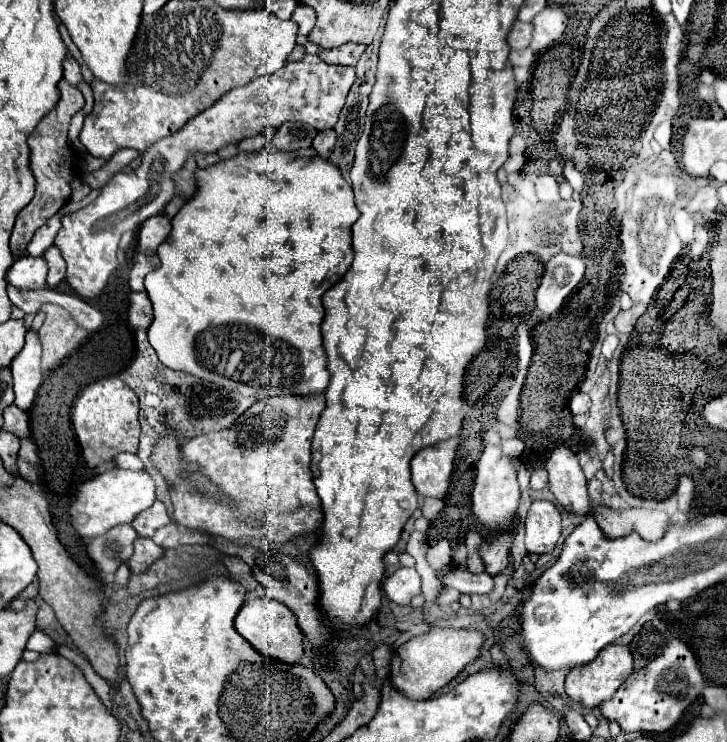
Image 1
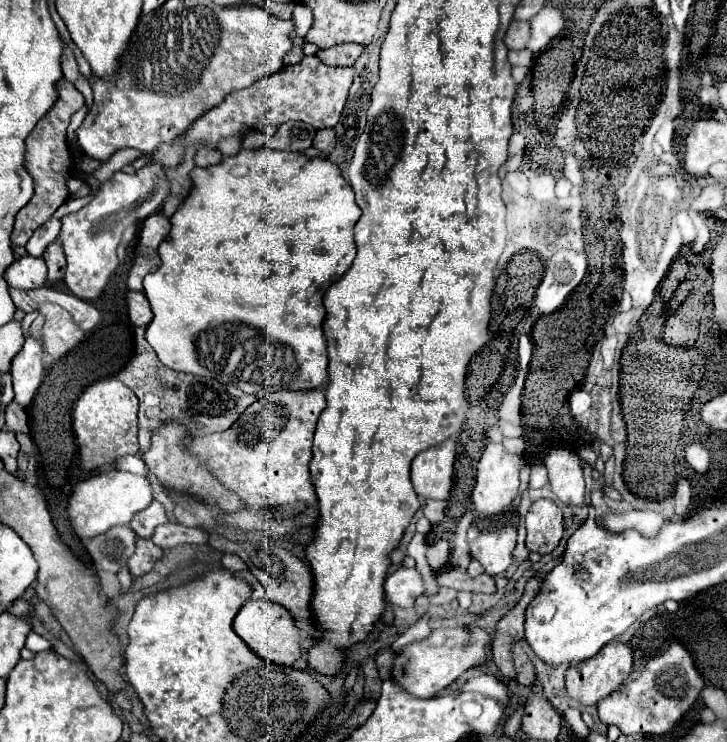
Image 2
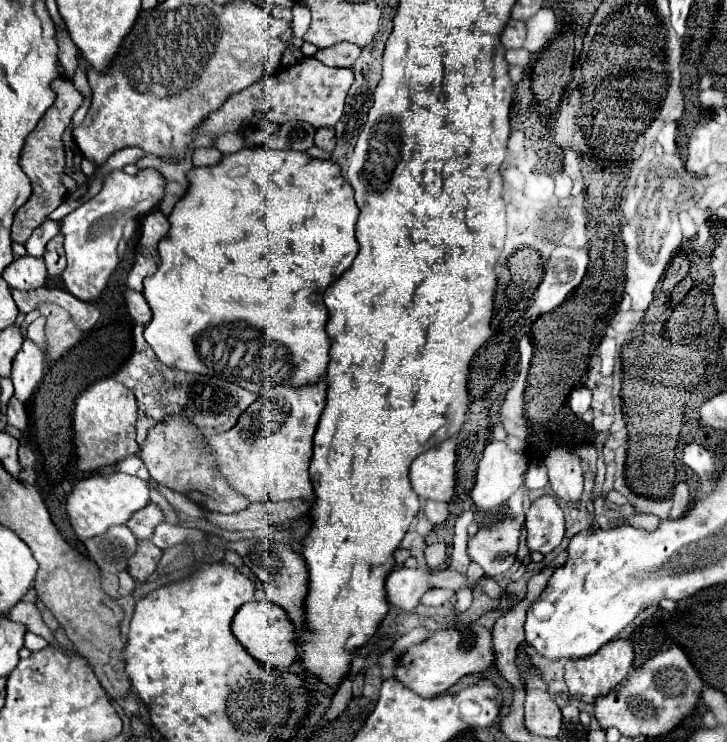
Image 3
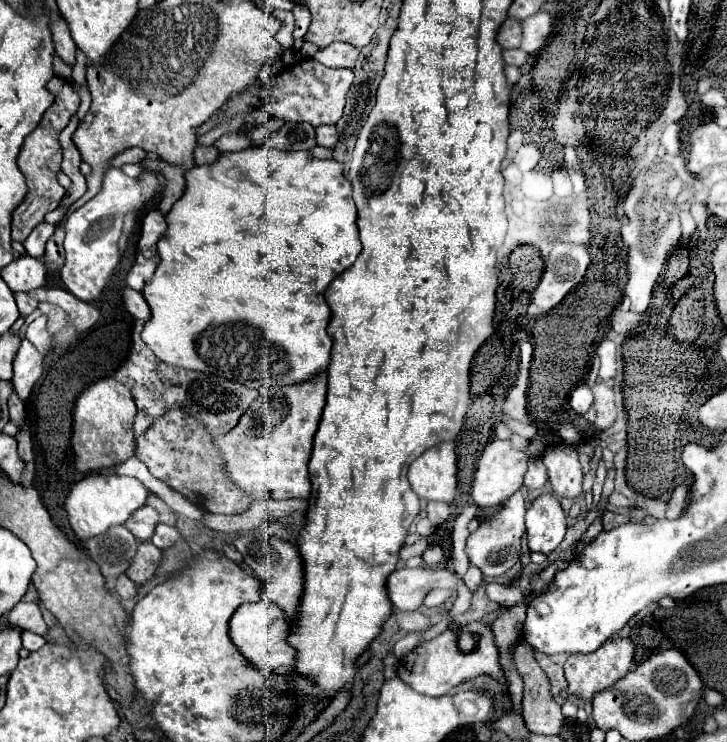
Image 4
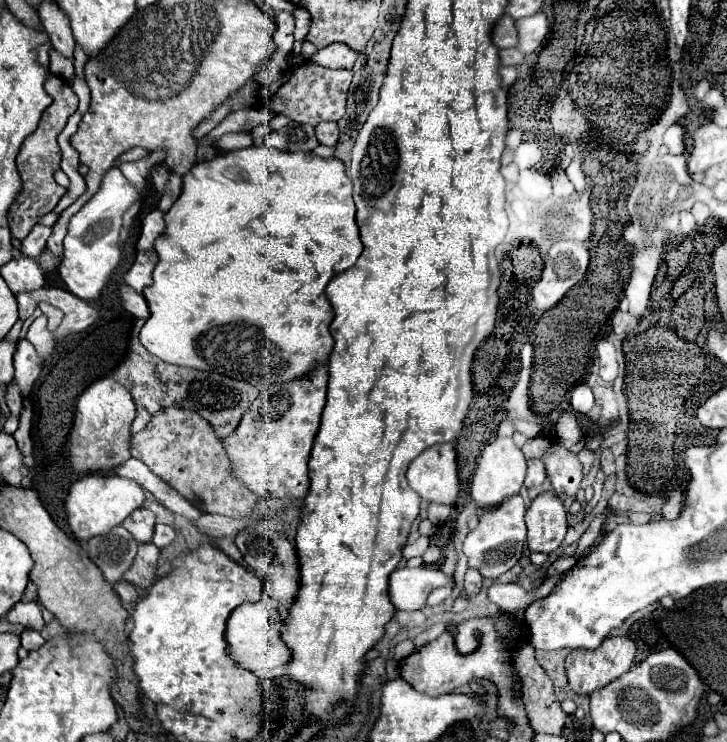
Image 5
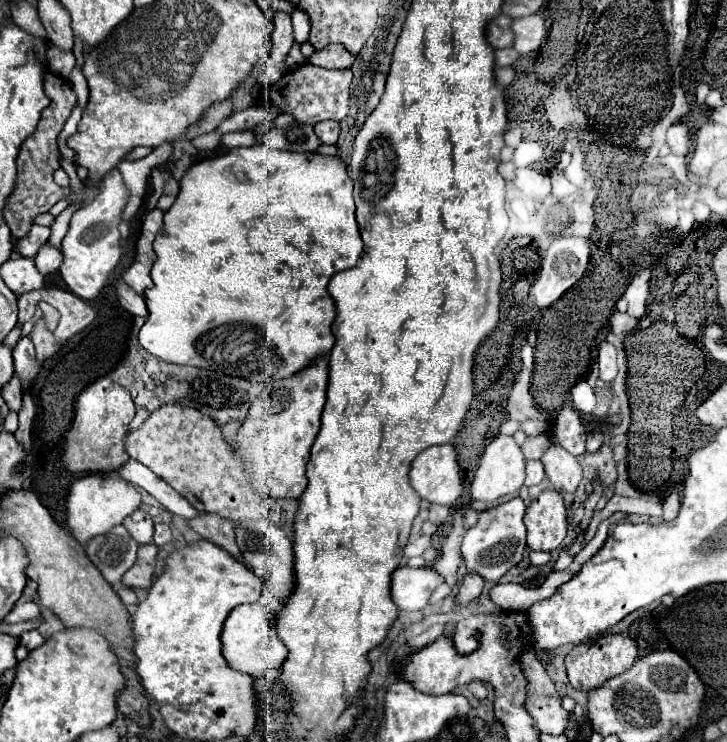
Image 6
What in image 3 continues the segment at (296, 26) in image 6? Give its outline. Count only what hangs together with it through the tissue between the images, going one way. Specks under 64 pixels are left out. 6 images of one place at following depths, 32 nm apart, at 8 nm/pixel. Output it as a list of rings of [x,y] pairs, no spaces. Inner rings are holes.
[[[294,4],[292,14],[294,14],[294,20],[292,20],[294,36],[302,38],[306,34],[306,30],[310,28],[310,12],[308,12],[308,8],[304,4]]]

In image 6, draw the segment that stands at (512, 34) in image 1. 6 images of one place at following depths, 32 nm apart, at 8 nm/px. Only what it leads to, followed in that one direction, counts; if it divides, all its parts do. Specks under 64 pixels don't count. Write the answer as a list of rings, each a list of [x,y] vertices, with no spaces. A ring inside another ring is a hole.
[[[498,14],[496,18],[490,20],[490,24],[486,26],[486,34],[488,34],[488,42],[494,48],[510,48],[512,46],[512,30],[510,30],[512,18]]]

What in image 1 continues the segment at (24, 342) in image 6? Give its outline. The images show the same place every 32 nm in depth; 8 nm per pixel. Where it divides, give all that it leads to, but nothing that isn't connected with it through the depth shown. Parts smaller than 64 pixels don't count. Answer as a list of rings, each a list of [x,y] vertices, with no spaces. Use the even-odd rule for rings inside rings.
[[[30,330],[26,334],[24,348],[10,364],[10,370],[14,376],[14,394],[16,394],[14,404],[18,404],[18,408],[22,408],[22,410],[30,408],[30,404],[36,396],[36,390],[42,382],[40,356],[42,356],[42,346],[40,346],[38,334]]]

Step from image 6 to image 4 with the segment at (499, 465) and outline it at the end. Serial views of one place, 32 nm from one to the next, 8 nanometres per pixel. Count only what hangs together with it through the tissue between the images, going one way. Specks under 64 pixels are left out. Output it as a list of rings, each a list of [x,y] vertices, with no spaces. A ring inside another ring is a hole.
[[[494,440],[494,442],[490,442],[484,448],[484,452],[482,452],[482,456],[478,460],[478,468],[476,468],[472,490],[470,490],[476,506],[478,508],[500,506],[514,492],[518,492],[520,486],[522,486],[524,474],[526,474],[526,462],[528,462],[526,454],[520,452],[520,450],[516,450],[510,440]]]

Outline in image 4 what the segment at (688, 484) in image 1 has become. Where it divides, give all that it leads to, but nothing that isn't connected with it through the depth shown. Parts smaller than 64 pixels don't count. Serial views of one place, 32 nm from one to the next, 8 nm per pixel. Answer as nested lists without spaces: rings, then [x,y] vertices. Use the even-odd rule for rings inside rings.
[[[678,486],[668,502],[668,508],[666,508],[666,518],[672,520],[676,516],[680,516],[680,512],[684,512],[686,508],[686,498],[688,498],[688,488],[686,486]]]

